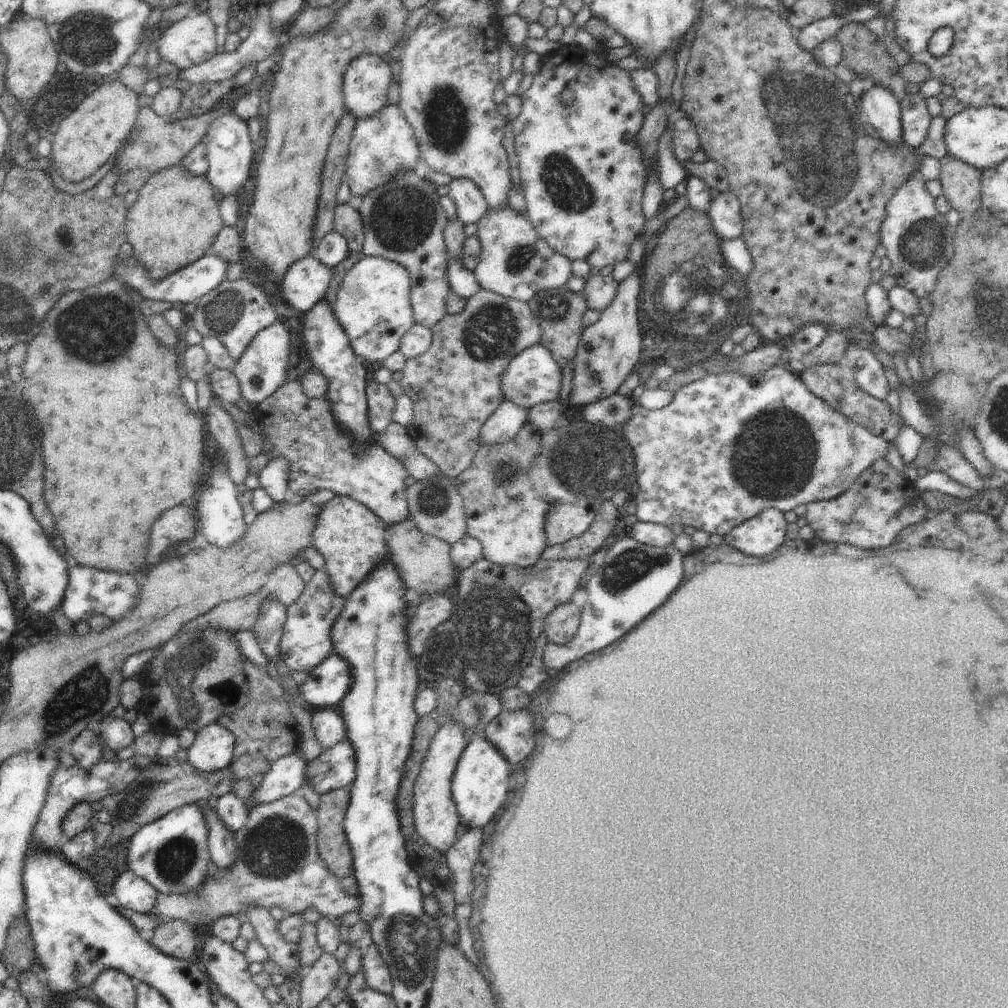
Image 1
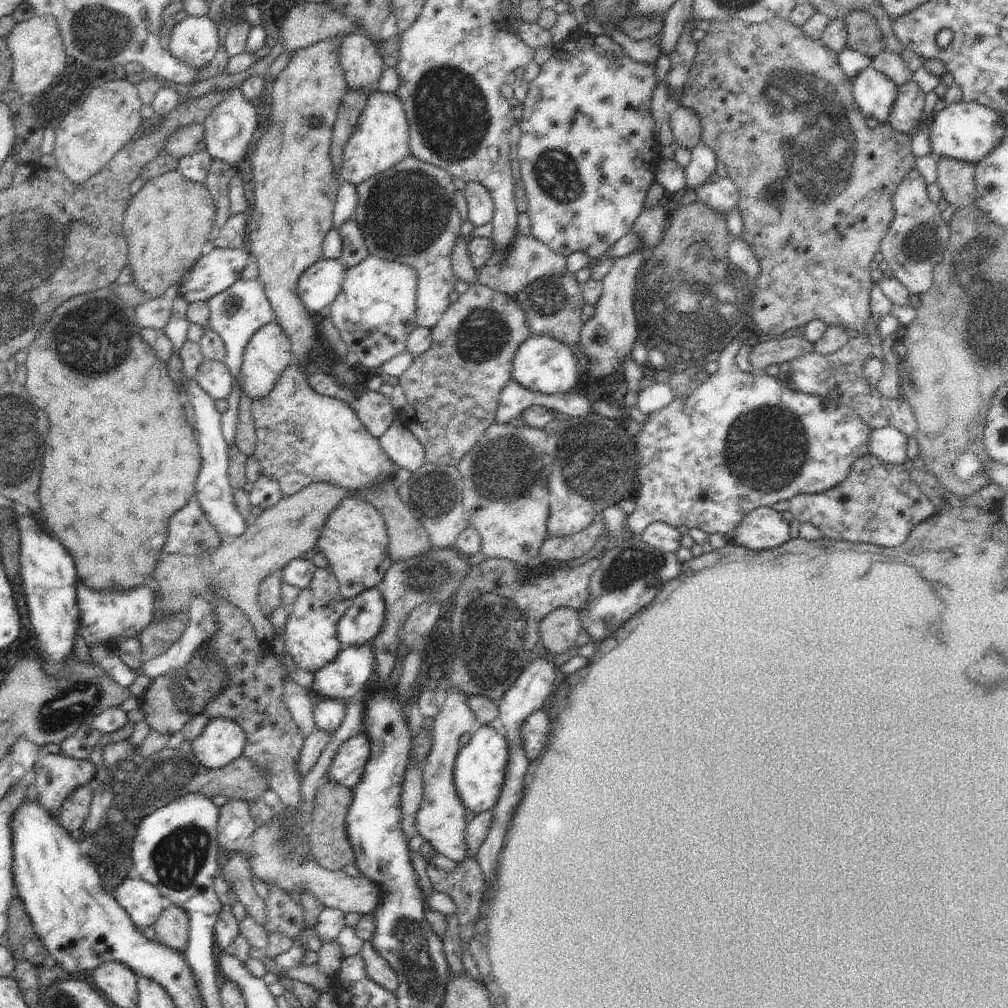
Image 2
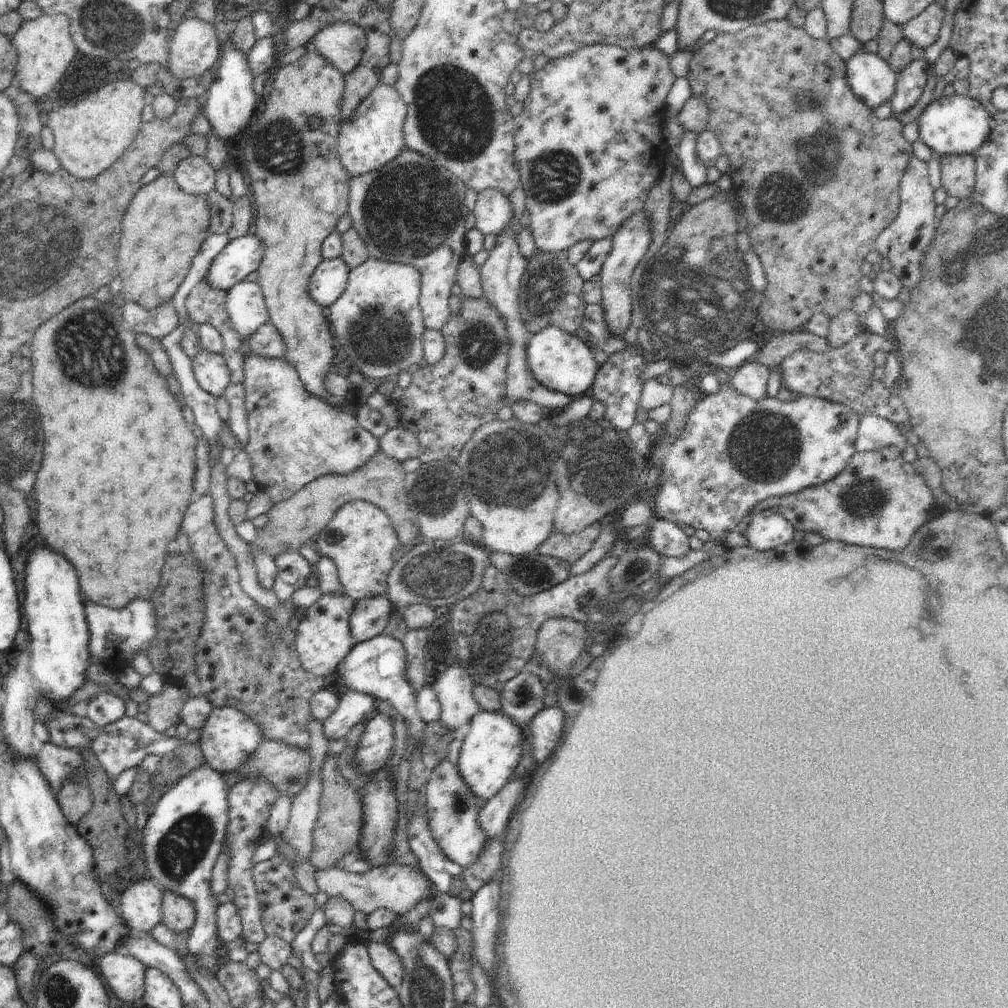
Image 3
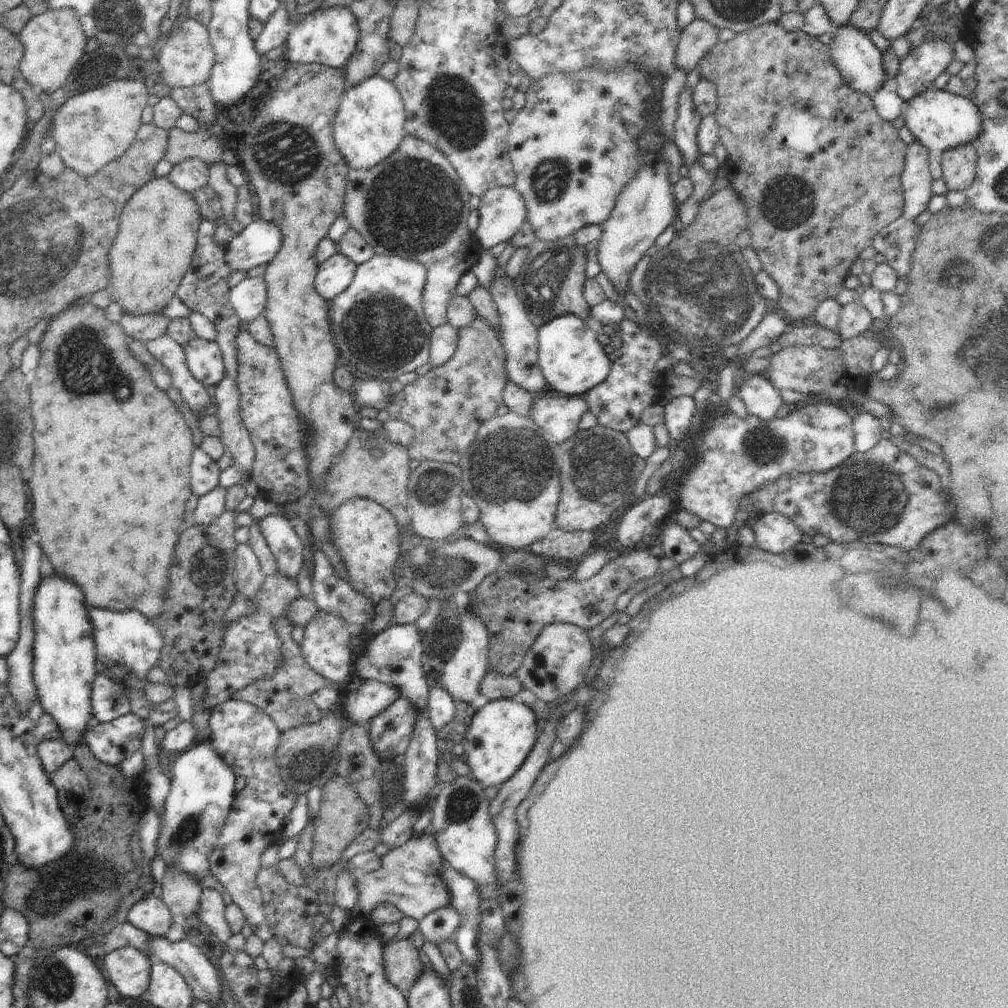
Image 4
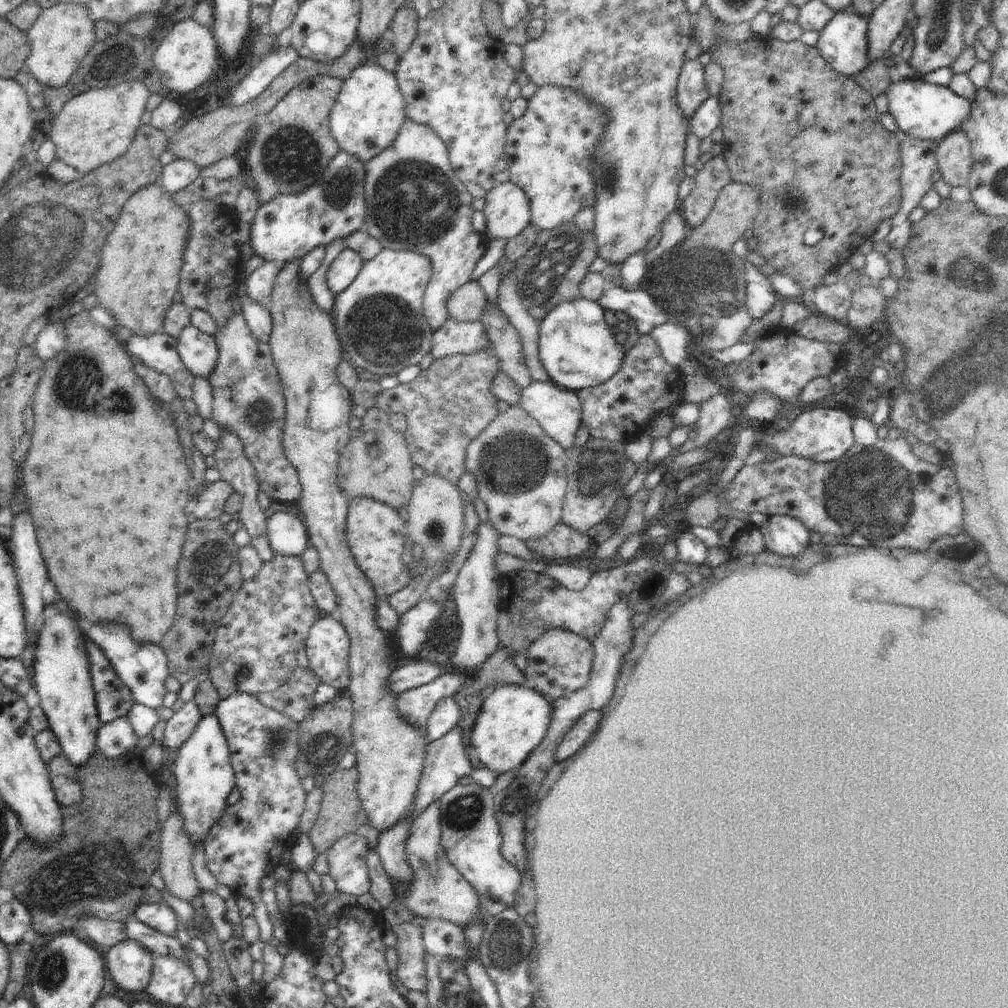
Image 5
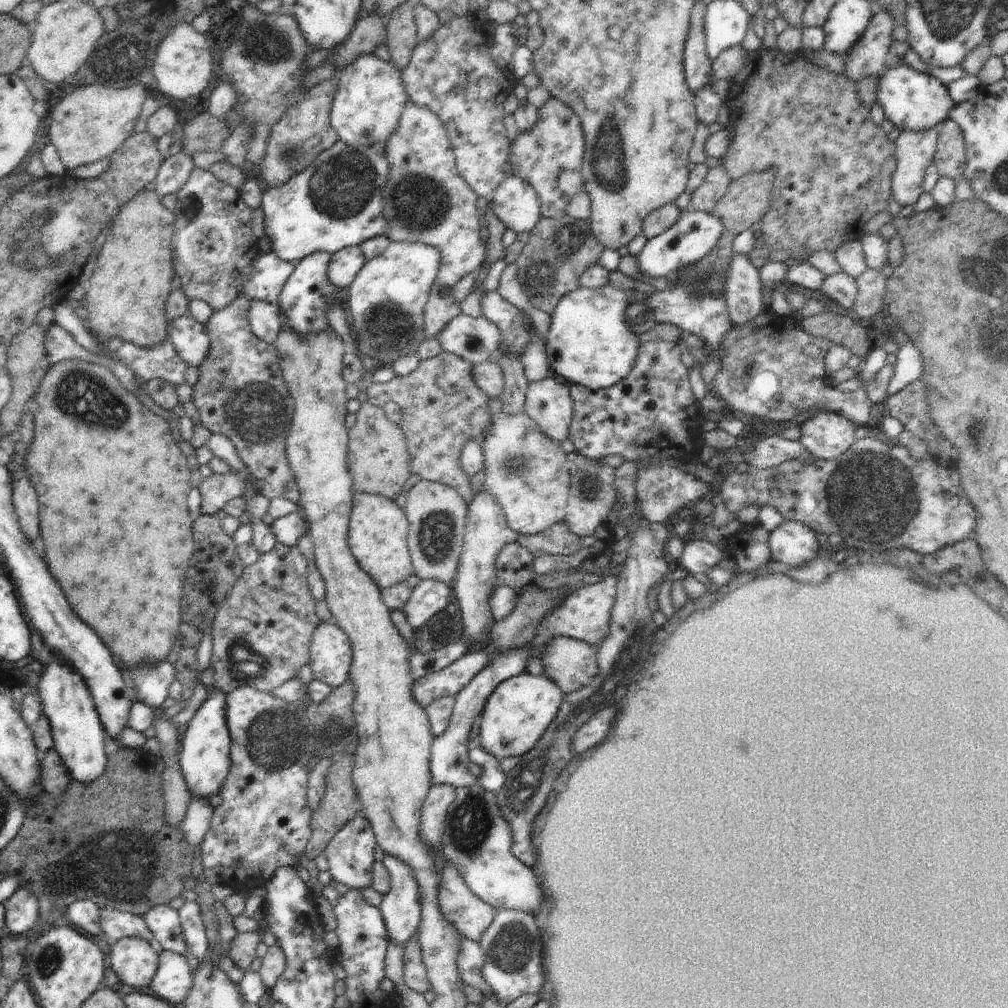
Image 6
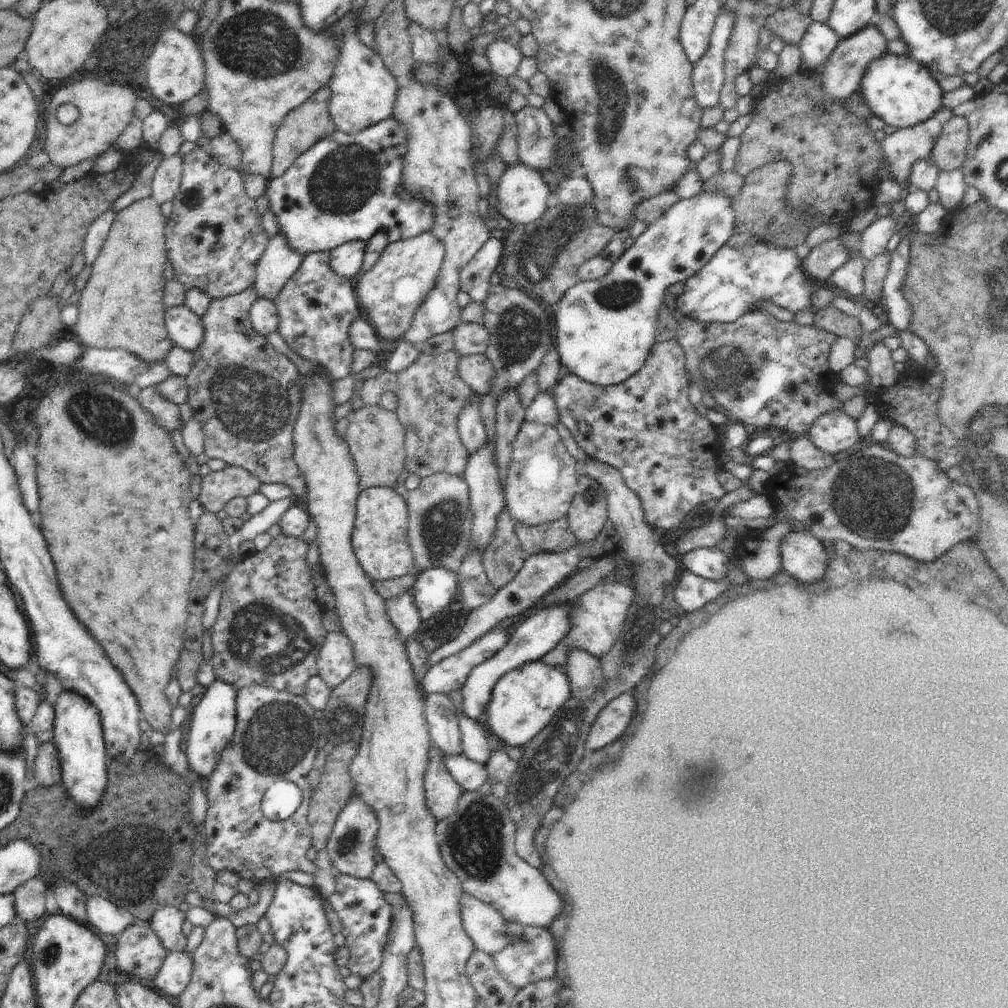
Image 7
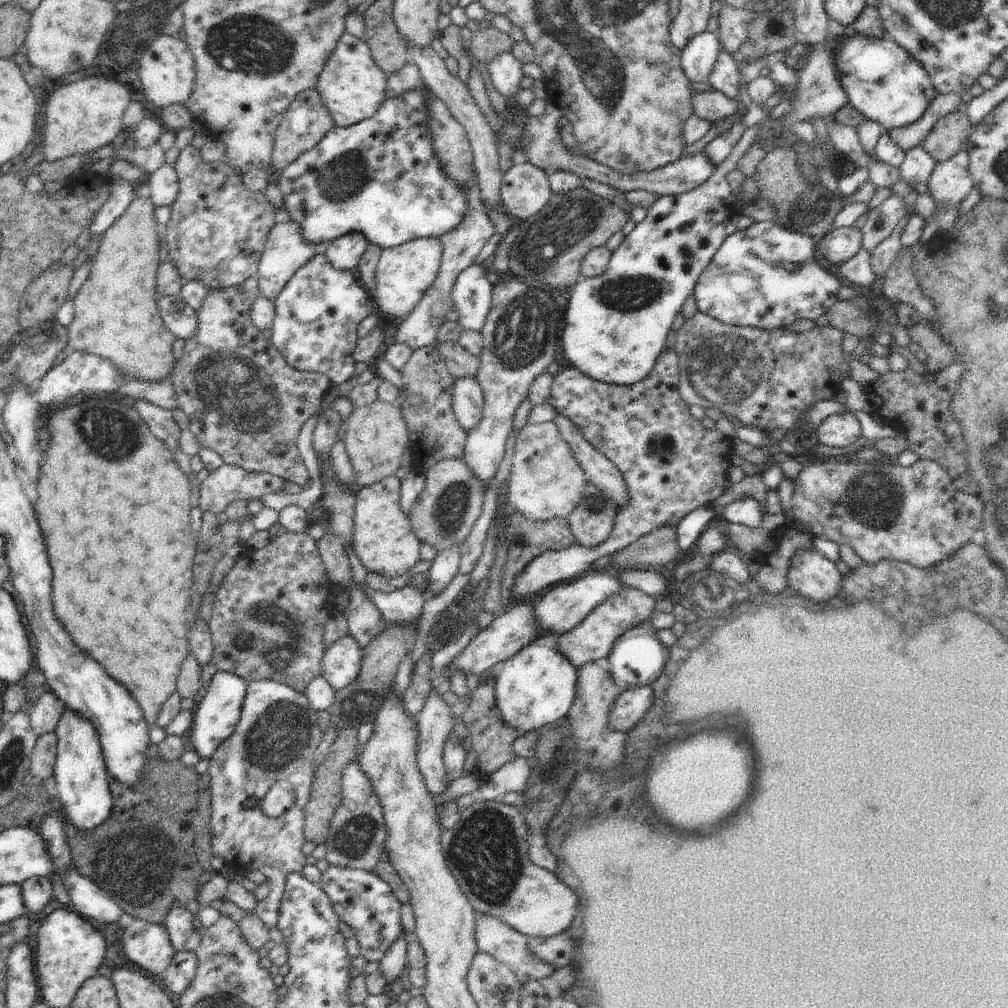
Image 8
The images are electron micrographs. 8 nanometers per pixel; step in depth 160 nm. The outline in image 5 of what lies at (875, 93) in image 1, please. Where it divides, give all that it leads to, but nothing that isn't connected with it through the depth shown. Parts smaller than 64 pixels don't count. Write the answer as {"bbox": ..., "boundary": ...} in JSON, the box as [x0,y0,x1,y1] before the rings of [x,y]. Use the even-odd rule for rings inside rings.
{"bbox":[816,9,869,77],"boundary":[[[851,9],[842,10],[824,26],[824,29],[819,33],[820,37],[816,48],[819,54],[830,64],[833,70],[839,74],[852,77],[854,74],[860,74],[869,66],[868,62],[868,28],[869,20],[864,16],[859,16]]]}

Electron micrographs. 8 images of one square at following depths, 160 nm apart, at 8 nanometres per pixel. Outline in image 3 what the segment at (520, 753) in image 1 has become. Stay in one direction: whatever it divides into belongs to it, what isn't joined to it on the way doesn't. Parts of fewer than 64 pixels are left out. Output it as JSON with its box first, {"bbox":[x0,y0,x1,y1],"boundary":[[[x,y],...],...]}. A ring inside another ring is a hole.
{"bbox":[527,705,564,763],"boundary":[[[558,705],[542,709],[531,720],[527,736],[537,763],[546,760],[561,743],[564,726],[564,712]]]}

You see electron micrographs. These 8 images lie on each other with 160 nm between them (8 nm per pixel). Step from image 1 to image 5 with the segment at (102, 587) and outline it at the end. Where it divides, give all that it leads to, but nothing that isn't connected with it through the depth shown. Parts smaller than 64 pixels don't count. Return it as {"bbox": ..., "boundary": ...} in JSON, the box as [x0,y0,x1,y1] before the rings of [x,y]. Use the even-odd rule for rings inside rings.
{"bbox":[88,622,169,710],"boundary":[[[112,622],[94,624],[88,632],[88,638],[104,652],[104,656],[113,664],[114,672],[124,683],[124,686],[131,690],[136,703],[154,710],[163,705],[163,698],[167,693],[164,682],[169,677],[169,672],[166,653],[159,644],[148,641],[136,642],[130,636],[128,626],[116,626]]]}

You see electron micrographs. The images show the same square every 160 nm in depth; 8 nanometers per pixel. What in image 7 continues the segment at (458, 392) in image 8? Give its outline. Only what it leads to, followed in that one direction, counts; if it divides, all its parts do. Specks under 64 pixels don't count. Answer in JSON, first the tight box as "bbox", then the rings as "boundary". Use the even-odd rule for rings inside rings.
{"bbox":[459,394,487,456],"boundary":[[[474,394],[459,416],[459,437],[469,456],[477,453],[487,443],[484,424],[480,419],[481,398]]]}

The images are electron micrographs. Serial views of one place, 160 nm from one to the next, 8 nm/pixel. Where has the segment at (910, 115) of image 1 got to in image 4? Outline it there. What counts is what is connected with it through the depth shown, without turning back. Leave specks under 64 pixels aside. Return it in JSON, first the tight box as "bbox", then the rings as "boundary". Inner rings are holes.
{"bbox":[890,34,954,102],"boundary":[[[932,34],[925,38],[924,43],[913,48],[904,60],[901,60],[897,75],[892,79],[890,86],[904,102],[922,94],[944,71],[954,58],[954,44],[948,45],[946,42],[934,37]]]}

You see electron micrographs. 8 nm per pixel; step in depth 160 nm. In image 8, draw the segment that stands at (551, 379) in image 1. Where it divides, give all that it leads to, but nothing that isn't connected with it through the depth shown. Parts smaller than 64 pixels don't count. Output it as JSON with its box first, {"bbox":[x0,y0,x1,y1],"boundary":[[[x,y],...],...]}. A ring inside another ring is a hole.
{"bbox":[562,120,763,386],"boundary":[[[761,120],[746,129],[726,160],[715,168],[706,182],[681,195],[662,195],[650,207],[646,218],[613,250],[605,273],[578,282],[569,289],[562,348],[568,362],[582,374],[597,381],[626,386],[632,386],[650,374],[658,355],[666,348],[674,316],[693,293],[702,271],[710,264],[722,242],[737,231],[736,224],[743,209],[738,206],[726,175],[736,169],[738,161],[750,148],[763,125]]]}

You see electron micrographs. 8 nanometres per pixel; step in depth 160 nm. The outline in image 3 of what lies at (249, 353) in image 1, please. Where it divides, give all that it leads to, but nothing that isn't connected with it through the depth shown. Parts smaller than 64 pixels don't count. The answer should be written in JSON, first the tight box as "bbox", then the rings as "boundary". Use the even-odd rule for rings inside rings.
{"bbox":[249,321,287,359],"boundary":[[[270,321],[260,325],[249,338],[251,353],[265,359],[282,359],[287,346],[280,332]]]}

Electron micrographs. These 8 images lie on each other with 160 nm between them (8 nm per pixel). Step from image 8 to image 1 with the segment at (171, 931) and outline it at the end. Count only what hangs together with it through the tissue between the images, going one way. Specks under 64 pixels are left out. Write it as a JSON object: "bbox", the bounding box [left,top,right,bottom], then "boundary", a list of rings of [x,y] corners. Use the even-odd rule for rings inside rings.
{"bbox":[111,870,158,914],"boundary":[[[128,870],[115,880],[111,895],[120,906],[146,914],[154,906],[158,893],[150,882]]]}

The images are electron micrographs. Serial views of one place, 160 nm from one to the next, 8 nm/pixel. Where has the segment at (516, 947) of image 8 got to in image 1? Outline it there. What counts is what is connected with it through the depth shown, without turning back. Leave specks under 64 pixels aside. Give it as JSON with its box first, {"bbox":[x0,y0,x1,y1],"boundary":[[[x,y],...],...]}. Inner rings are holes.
{"bbox":[150,793,361,943],"boundary":[[[296,793],[284,798],[262,803],[250,810],[244,824],[233,833],[235,842],[235,859],[225,869],[218,869],[213,876],[206,877],[197,889],[186,894],[158,893],[150,914],[156,916],[156,927],[176,919],[187,922],[192,928],[212,924],[212,934],[227,943],[233,943],[239,937],[243,926],[238,916],[246,914],[249,907],[266,912],[274,906],[280,906],[285,916],[295,913],[303,914],[308,907],[318,909],[321,916],[340,917],[351,910],[358,909],[361,903],[359,896],[351,896],[343,892],[341,879],[332,874],[317,851],[317,811],[313,810],[301,795]]]}

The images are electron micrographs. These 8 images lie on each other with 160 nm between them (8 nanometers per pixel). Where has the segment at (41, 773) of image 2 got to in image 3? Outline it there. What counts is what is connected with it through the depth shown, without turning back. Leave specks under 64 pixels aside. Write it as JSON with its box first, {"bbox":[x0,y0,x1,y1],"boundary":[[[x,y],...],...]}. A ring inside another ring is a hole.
{"bbox":[36,741,83,796],"boundary":[[[52,741],[38,746],[36,760],[37,767],[56,796],[69,775],[78,767],[83,766],[82,755],[78,749],[59,747]]]}

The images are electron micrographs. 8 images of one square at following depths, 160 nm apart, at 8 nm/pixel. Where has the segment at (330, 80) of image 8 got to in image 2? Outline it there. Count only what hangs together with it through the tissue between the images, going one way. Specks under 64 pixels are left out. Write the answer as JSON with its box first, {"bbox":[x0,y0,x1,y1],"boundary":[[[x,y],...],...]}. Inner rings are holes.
{"bbox":[341,91,411,187],"boundary":[[[376,91],[366,101],[353,135],[343,150],[341,177],[357,187],[379,174],[384,174],[411,154],[409,124],[403,102],[396,94]]]}

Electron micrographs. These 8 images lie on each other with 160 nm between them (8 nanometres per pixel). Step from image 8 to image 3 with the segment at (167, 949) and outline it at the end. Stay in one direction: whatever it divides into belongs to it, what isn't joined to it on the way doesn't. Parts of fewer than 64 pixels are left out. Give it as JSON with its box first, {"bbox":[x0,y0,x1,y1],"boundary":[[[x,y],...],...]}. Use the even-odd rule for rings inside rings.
{"bbox":[98,952,146,1004],"boundary":[[[112,952],[104,955],[98,966],[110,990],[120,1000],[134,1004],[144,996],[146,966],[137,958]]]}

